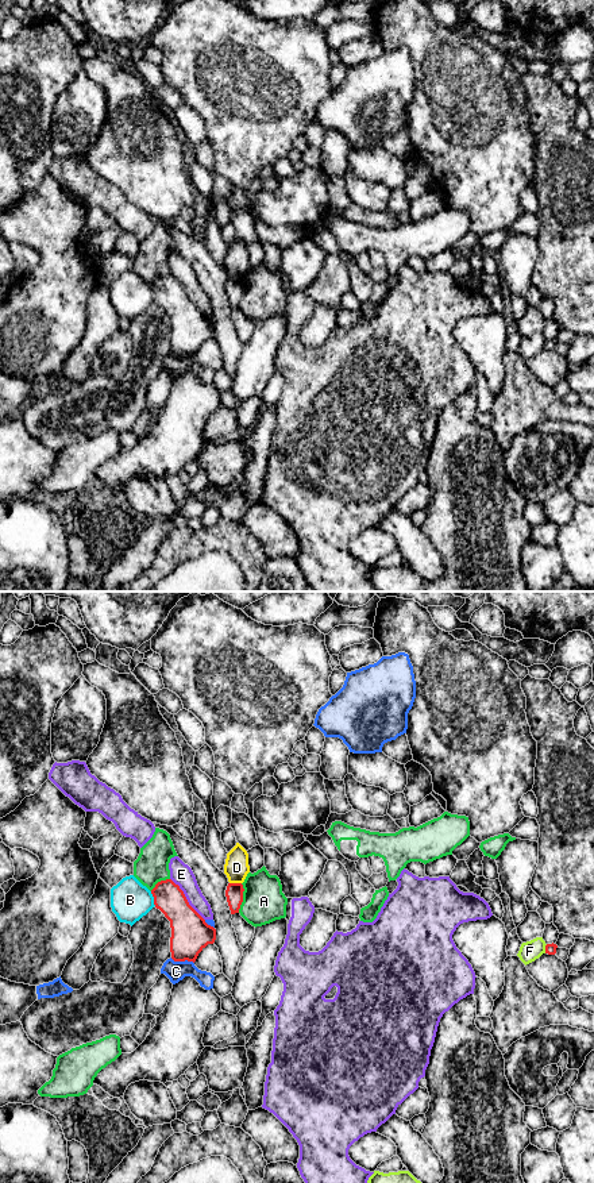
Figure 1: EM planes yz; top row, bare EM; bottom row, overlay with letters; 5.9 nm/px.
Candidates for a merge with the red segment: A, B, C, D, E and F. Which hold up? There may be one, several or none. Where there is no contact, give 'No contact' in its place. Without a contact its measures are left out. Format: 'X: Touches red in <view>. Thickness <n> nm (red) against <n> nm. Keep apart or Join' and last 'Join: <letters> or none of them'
A: Touches red in yz. Thickness 110 nm (red) against 260 nm. Keep apart
B: Touches red in yz. Thickness 190 nm (red) against 240 nm. Keep apart
C: Touches red in yz. Thickness 220 nm (red) against 120 nm. Keep apart
D: Touches red in yz. Thickness 110 nm (red) against 150 nm. Keep apart
E: Touches red in yz. Thickness 220 nm (red) against 140 nm. Keep apart
F: Touches red in yz. Thickness 60 nm (red) against 120 nm. Keep apart
Join: none of them

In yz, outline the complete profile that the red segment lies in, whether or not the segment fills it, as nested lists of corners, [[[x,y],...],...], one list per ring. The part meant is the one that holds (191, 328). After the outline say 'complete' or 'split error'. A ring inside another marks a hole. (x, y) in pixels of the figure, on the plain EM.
[[[171,274],[151,285],[154,300],[170,316],[170,347],[174,357],[196,357],[198,348],[216,335],[216,324],[189,300],[184,286]]] | complete

